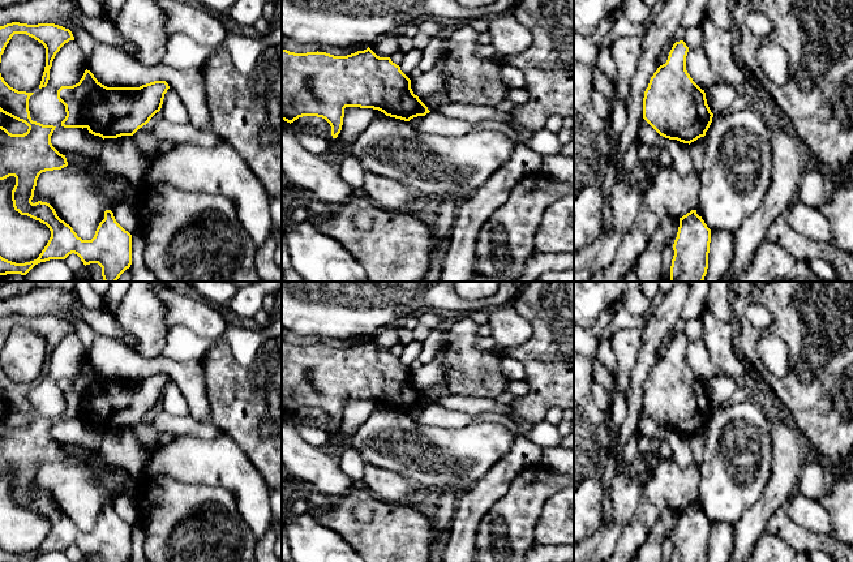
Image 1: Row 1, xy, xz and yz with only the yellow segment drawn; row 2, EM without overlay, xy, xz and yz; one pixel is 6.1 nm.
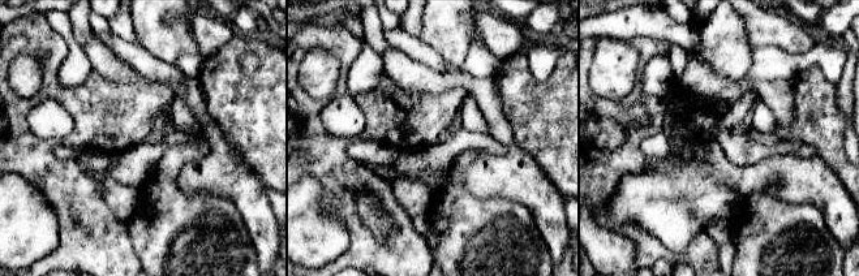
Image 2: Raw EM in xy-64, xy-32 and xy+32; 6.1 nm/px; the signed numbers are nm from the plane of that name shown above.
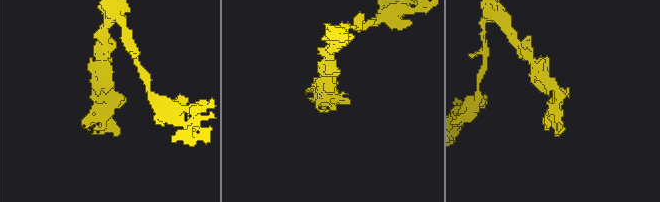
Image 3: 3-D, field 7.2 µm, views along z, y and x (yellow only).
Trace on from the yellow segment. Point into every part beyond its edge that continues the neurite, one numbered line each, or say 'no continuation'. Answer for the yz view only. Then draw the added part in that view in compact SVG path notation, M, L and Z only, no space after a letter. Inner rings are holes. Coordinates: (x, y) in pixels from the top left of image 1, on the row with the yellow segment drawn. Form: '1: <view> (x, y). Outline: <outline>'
no continuation

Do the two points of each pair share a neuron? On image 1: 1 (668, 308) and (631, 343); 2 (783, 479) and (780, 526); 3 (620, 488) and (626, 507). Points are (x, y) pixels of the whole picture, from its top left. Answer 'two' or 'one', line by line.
1: two
2: two
3: one

